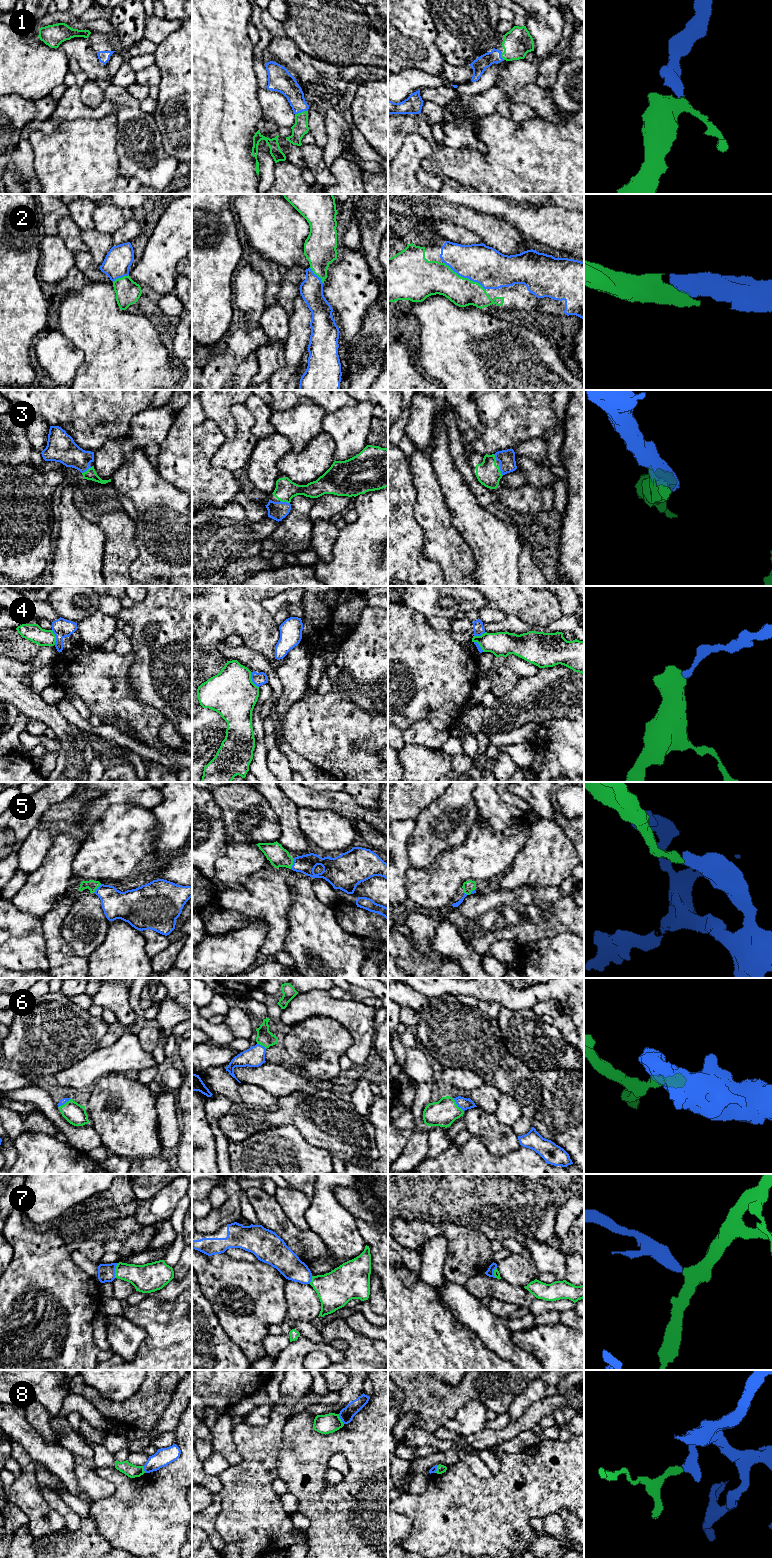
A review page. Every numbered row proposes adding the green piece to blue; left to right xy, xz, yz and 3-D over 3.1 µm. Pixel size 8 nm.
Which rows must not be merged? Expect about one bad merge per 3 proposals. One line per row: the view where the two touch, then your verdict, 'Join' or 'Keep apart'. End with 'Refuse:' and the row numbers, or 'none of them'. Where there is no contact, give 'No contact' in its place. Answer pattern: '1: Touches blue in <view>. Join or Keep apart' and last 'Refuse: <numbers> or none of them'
1: Touches blue in xz. Join
2: Touches blue in yz. Join
3: Touches blue in xz. Join
4: Touches blue in xz. Keep apart
5: Touches blue in xz. Join
6: Touches blue in yz. Join
7: Touches blue in xy. Keep apart
8: Touches blue in xz. Keep apart
Refuse: 4, 7, 8

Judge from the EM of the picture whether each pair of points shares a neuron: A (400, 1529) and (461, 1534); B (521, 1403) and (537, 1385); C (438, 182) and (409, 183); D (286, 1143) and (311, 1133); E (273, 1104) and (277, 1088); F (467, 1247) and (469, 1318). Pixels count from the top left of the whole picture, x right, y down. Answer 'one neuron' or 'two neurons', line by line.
A: two neurons
B: one neuron
C: two neurons
D: two neurons
E: two neurons
F: two neurons

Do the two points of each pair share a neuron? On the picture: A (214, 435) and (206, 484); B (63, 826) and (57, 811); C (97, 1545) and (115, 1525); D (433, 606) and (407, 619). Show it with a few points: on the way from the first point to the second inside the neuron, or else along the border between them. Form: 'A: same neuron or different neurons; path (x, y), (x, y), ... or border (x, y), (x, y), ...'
A: same neuron; path (205, 447), (205, 472)
B: different neurons; border (82, 809), (80, 819), (75, 822), (40, 822)
C: different neurons; border (91, 1516), (96, 1529), (112, 1547)
D: different neurons; border (402, 602), (420, 612), (426, 618)

